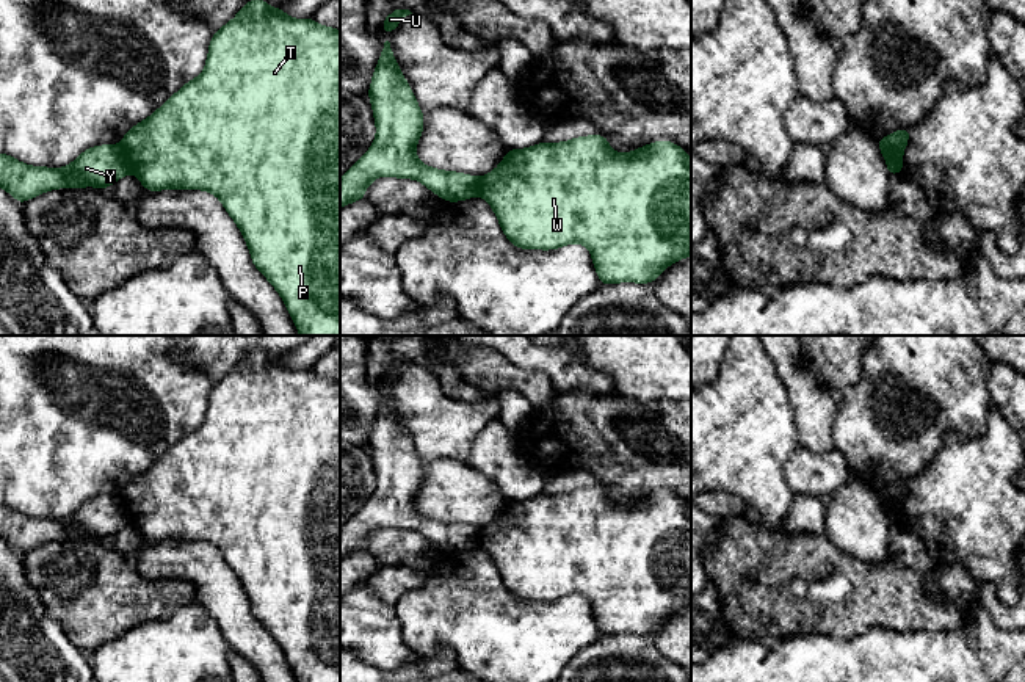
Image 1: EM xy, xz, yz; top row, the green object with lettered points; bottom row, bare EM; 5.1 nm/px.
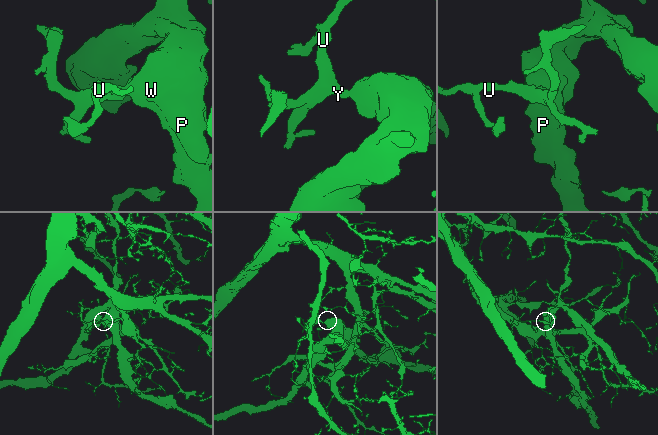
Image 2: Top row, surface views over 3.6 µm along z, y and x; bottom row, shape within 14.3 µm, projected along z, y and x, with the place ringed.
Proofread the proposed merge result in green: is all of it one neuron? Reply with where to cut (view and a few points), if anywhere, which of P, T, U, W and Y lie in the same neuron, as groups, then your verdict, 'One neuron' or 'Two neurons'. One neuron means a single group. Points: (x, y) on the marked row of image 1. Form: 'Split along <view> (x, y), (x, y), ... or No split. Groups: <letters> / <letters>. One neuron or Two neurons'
Split along xy (119, 146), (132, 171). Groups: P T W / U Y. Two neurons

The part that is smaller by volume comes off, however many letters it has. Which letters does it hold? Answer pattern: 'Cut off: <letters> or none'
Cut off: P, T, W

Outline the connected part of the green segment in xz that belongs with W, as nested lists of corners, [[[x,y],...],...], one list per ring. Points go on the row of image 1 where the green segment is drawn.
[[[599,133],[508,149],[495,169],[478,179],[478,196],[489,202],[516,248],[550,251],[570,243],[588,246],[603,285],[654,282],[671,263],[691,256],[691,160],[683,147],[666,140],[628,154],[613,151],[608,138]]]

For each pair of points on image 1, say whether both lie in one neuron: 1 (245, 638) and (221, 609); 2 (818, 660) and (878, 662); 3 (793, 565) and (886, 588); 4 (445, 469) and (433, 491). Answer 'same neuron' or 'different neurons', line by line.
1: same neuron
2: same neuron
3: same neuron
4: same neuron

